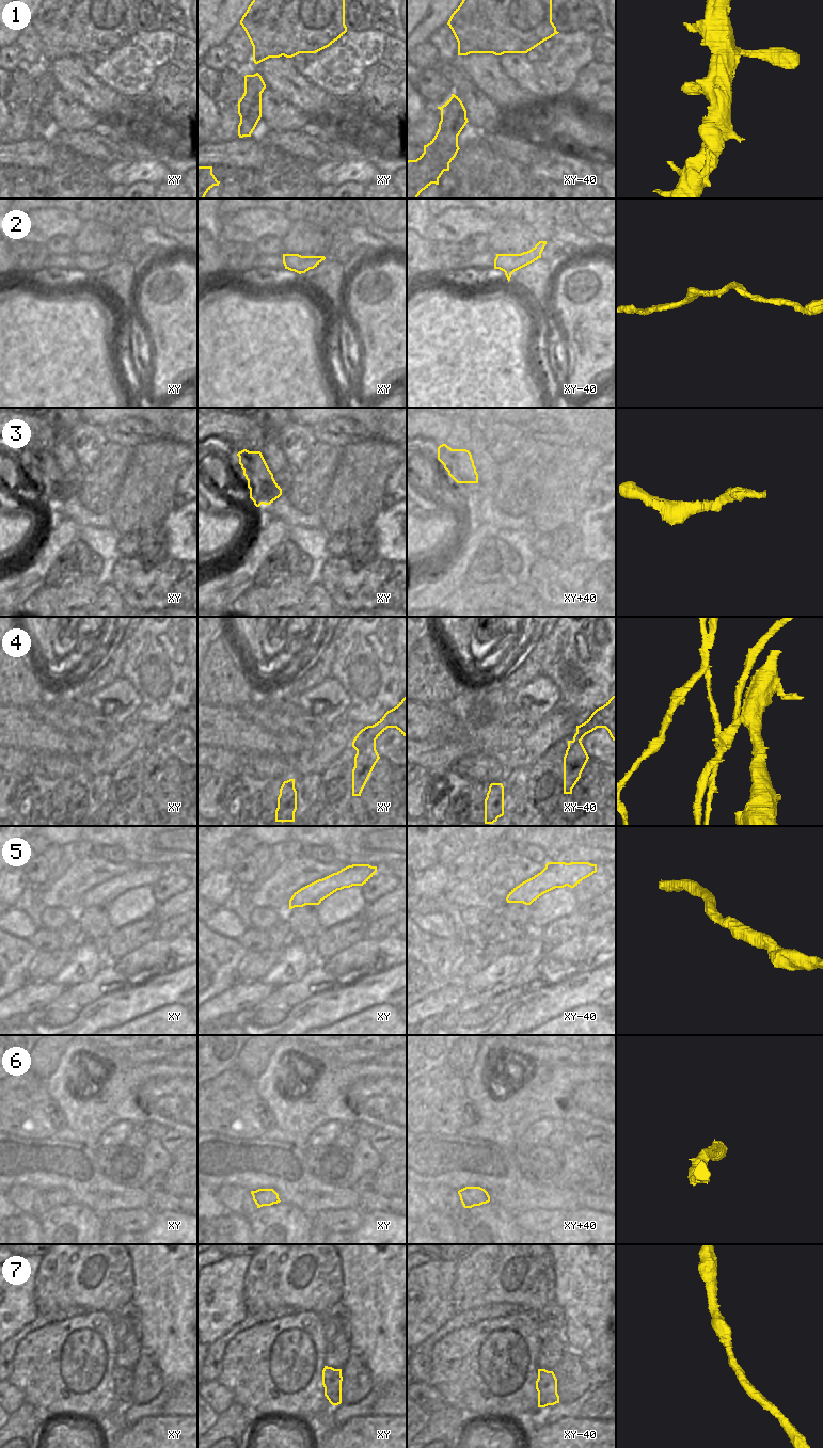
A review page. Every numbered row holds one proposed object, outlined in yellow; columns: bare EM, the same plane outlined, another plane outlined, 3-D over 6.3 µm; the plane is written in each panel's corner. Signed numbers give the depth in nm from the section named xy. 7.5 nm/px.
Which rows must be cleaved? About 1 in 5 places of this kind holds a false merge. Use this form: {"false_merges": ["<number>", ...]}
{"false_merges": ["4"]}

